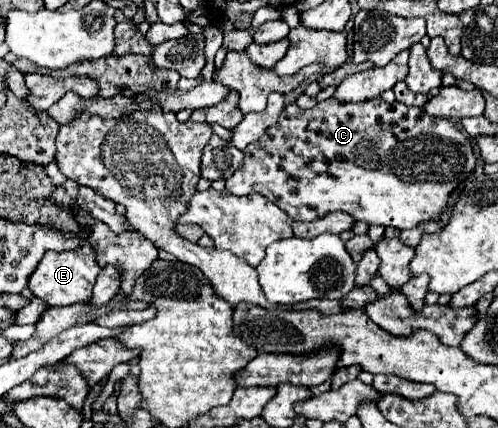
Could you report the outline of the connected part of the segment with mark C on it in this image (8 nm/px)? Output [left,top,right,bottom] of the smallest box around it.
[226,97,476,229]

